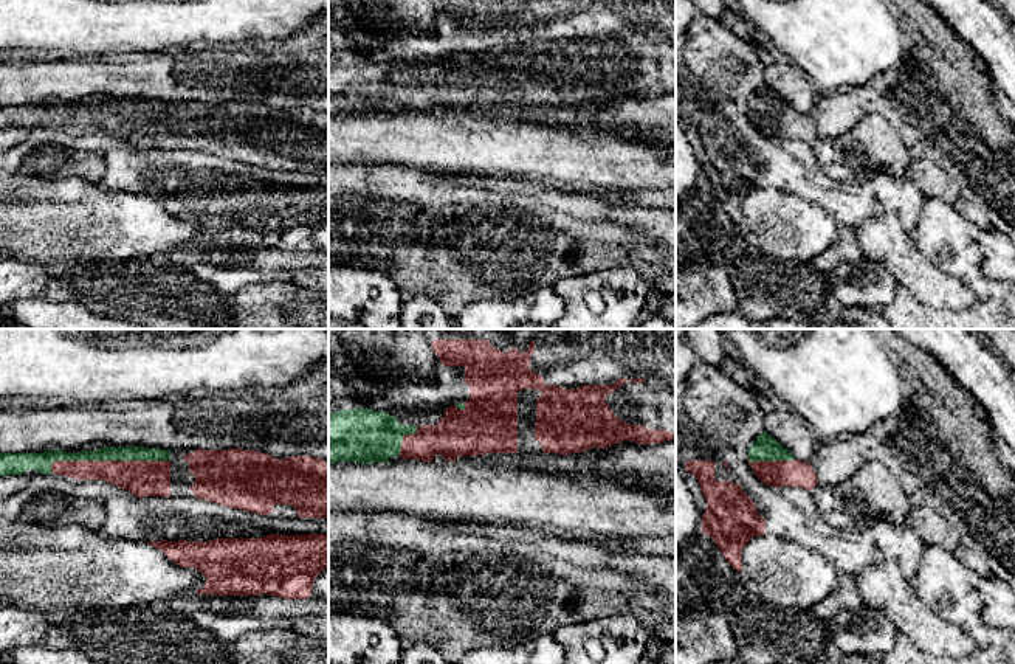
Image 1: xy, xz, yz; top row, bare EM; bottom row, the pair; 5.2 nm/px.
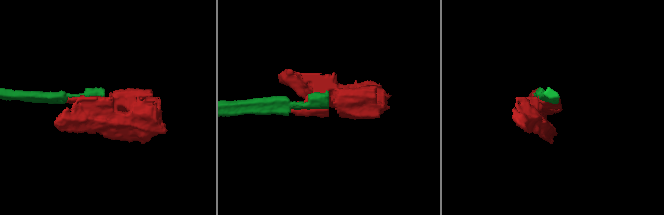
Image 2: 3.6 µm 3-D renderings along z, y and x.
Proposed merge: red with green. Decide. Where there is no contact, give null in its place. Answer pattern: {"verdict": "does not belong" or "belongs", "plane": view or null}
{"verdict": "belongs", "plane": "xy"}

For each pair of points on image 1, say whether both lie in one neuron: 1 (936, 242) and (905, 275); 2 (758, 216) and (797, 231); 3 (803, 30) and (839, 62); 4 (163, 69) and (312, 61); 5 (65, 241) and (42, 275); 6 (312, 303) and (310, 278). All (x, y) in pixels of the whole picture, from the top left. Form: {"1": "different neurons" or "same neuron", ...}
{"1": "different neurons", "2": "same neuron", "3": "same neuron", "4": "same neuron", "5": "different neurons", "6": "different neurons"}

